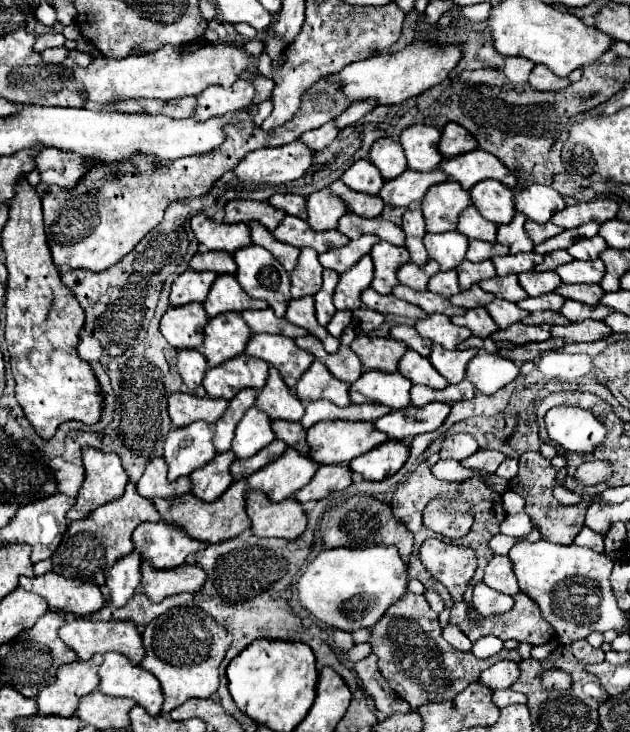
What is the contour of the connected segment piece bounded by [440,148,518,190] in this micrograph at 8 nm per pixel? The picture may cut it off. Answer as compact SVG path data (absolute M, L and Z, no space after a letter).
M480 148L456 156L454 160L442 160L440 170L444 170L452 180L460 182L464 190L486 178L500 180L508 188L518 186L518 178L494 154Z

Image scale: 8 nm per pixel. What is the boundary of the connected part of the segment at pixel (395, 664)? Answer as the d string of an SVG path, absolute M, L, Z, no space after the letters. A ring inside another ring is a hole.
M408 592L378 624L372 628L372 652L378 656L378 668L382 676L388 680L390 688L406 700L412 708L420 708L428 702L446 702L452 700L458 692L462 692L468 684L476 682L480 672L496 664L498 660L522 661L517 650L500 650L496 656L480 660L472 652L460 652L452 648L442 638L442 628L438 624L438 614L430 608L424 596L416 596Z

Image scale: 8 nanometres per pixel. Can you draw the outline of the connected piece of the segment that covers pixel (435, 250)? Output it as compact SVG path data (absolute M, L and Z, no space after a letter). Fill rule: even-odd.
M446 232L446 234L426 234L424 246L428 256L440 264L440 270L456 268L468 250L468 238L460 232Z

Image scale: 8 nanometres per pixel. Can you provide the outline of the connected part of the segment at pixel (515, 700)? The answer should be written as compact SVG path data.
M510 688L506 690L498 690L498 692L492 692L492 700L498 708L506 708L510 704L526 704L526 696L520 694L520 692L514 692Z

